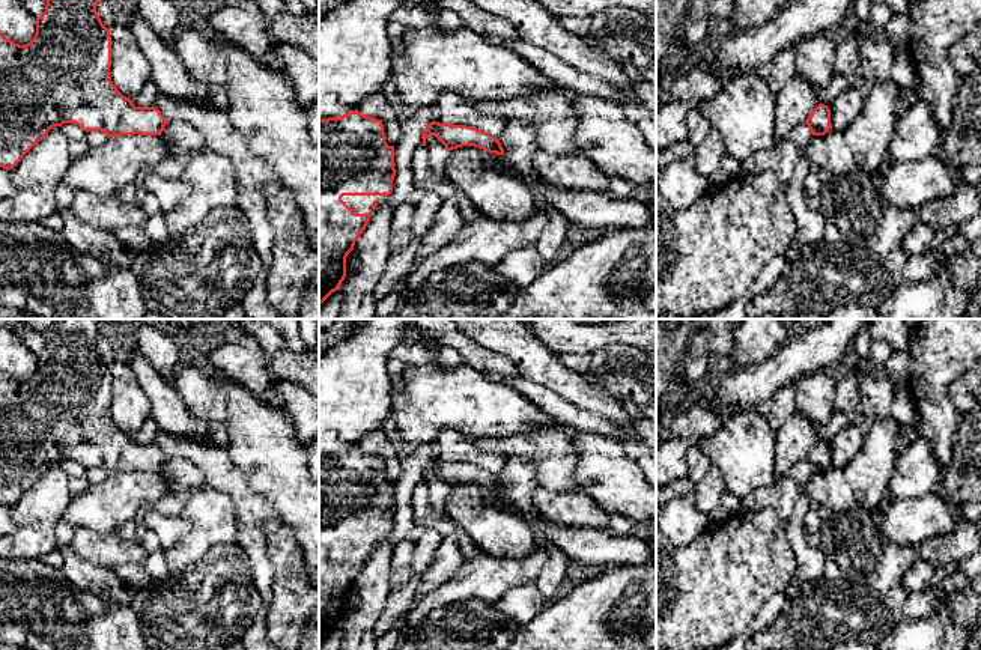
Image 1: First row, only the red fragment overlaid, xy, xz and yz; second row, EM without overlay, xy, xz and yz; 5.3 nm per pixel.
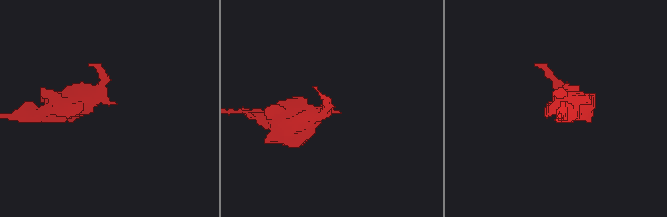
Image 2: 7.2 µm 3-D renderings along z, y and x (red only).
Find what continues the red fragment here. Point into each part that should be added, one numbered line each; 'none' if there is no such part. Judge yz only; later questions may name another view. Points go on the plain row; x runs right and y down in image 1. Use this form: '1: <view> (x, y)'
none

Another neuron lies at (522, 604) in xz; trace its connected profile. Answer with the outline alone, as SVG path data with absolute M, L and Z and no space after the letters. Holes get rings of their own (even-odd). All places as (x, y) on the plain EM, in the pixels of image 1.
M536 582L516 587L494 603L498 612L516 624L528 623L545 605L546 600Z

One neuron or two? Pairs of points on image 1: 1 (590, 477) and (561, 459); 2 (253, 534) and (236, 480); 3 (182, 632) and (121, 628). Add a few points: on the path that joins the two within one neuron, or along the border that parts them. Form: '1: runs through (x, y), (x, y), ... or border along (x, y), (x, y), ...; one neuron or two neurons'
1: border along (575, 432), (577, 491); two neurons
2: runs through (250, 521), (250, 506), (241, 494); one neuron
3: border along (130, 607), (143, 634); two neurons

